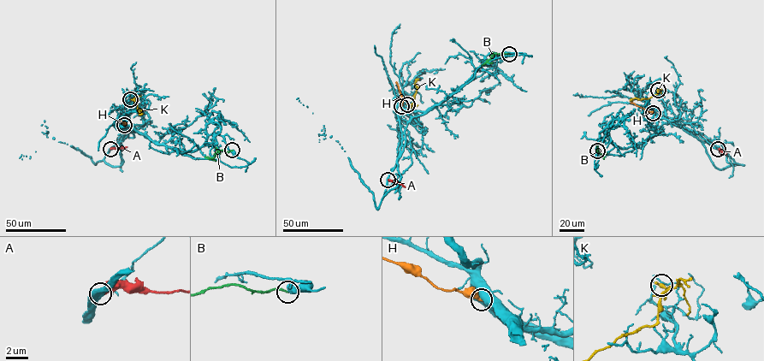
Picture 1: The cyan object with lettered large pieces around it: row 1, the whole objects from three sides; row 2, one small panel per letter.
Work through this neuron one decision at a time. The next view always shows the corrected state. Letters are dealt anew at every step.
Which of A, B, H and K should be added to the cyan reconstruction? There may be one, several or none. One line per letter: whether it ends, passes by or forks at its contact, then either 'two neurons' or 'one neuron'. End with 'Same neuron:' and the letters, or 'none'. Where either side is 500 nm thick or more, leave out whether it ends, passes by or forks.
A: two neurons
B: two neurons
H: two neurons
K: it ends | two neurons
Same neuron: none

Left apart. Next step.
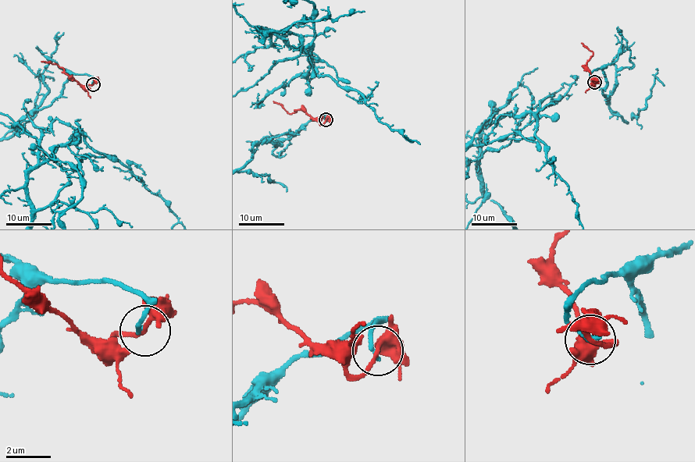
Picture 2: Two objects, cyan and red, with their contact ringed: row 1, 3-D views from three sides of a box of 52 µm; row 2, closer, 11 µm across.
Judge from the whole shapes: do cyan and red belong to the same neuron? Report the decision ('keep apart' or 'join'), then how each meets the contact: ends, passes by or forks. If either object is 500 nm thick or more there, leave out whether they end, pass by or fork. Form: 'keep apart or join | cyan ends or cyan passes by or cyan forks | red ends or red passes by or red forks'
keep apart | cyan ends | red passes by

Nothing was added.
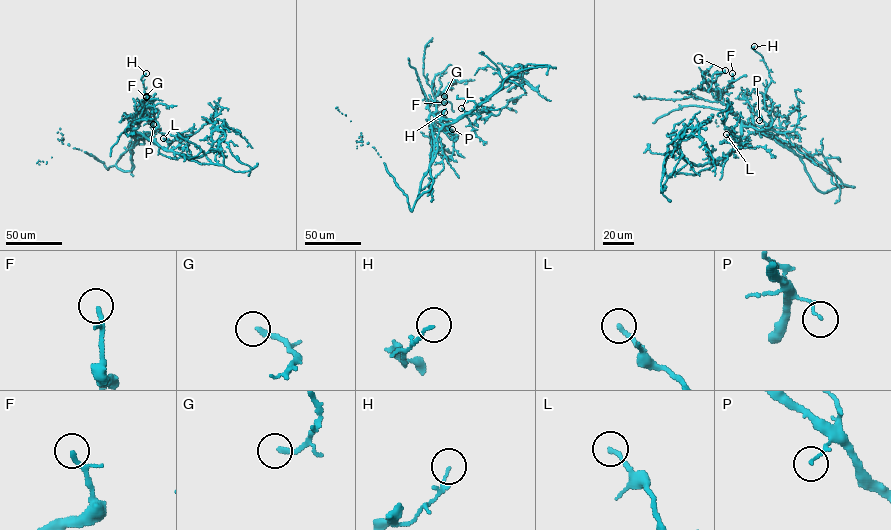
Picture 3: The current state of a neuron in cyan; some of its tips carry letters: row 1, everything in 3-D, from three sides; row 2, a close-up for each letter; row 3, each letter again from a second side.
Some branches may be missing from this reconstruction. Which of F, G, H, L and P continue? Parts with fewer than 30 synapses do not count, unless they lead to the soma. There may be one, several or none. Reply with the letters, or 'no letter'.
F, G

